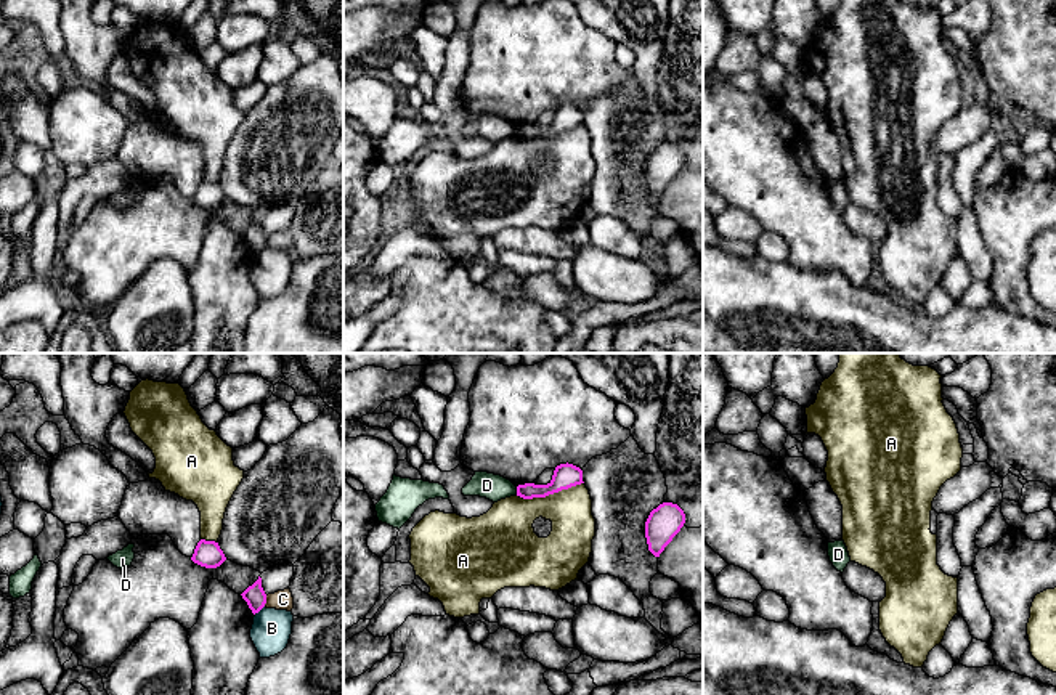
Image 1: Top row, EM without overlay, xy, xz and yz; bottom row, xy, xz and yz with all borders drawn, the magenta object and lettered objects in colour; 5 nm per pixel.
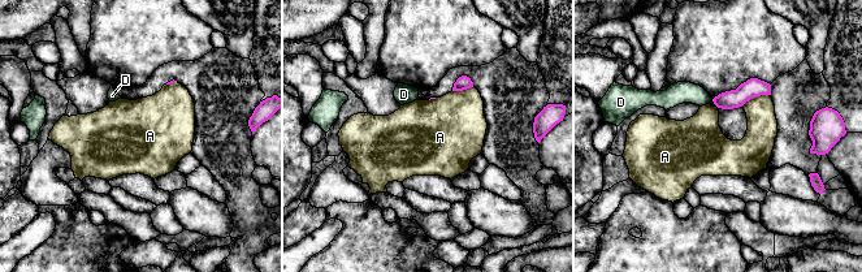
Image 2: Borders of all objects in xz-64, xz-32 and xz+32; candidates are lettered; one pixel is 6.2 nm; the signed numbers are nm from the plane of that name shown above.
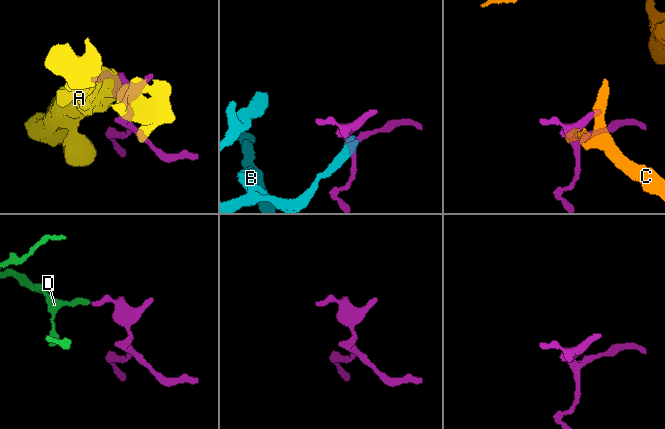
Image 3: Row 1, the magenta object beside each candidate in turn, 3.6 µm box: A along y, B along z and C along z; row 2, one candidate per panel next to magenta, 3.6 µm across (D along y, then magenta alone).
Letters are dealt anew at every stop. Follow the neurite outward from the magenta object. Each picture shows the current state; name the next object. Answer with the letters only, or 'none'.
none

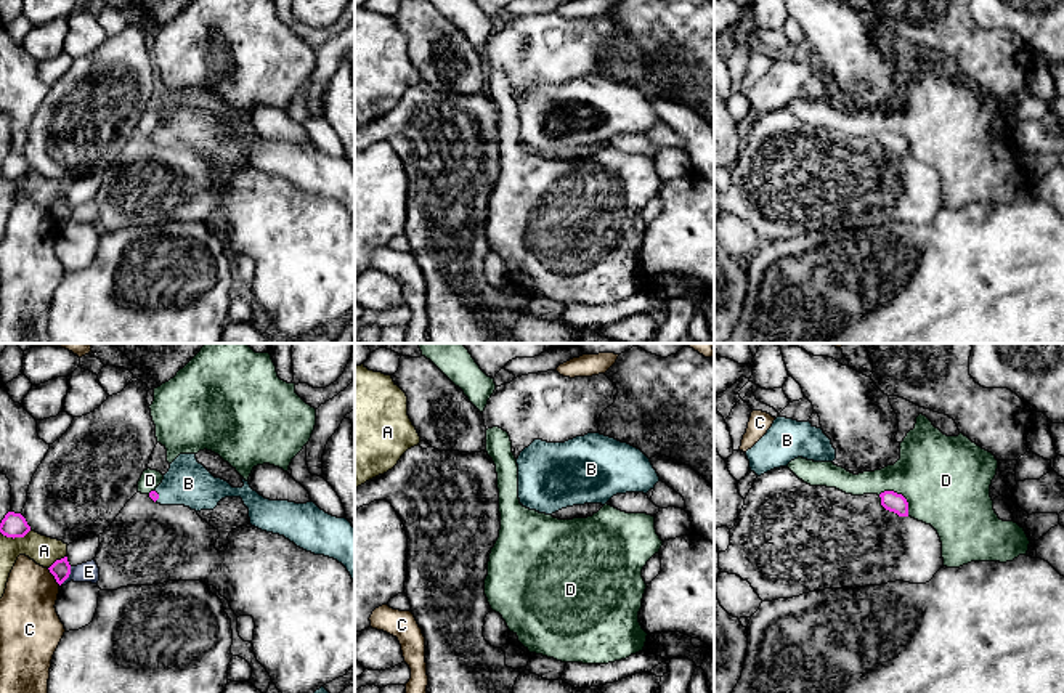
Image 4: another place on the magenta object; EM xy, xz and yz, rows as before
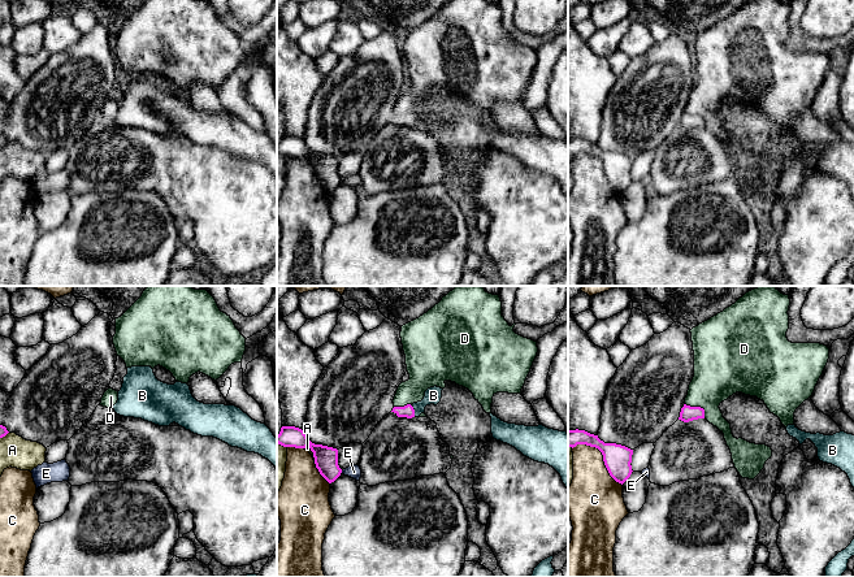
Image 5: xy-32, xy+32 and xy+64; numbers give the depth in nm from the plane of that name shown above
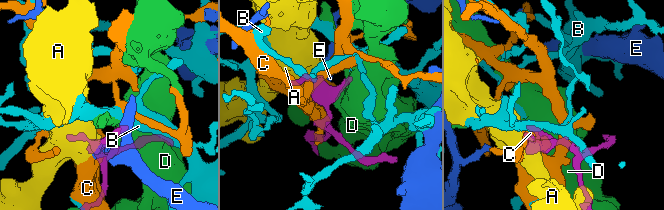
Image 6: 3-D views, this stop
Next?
B

